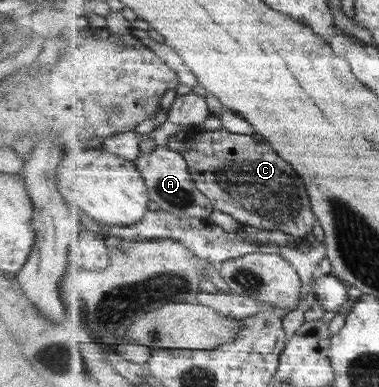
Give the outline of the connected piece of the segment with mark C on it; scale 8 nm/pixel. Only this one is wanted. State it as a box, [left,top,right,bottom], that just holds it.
[182,127,318,239]

